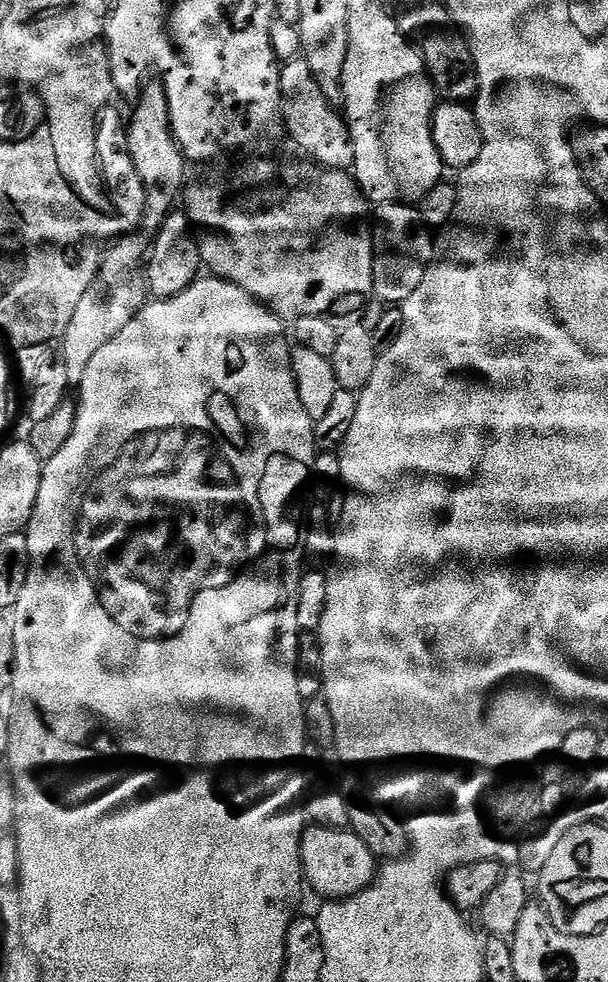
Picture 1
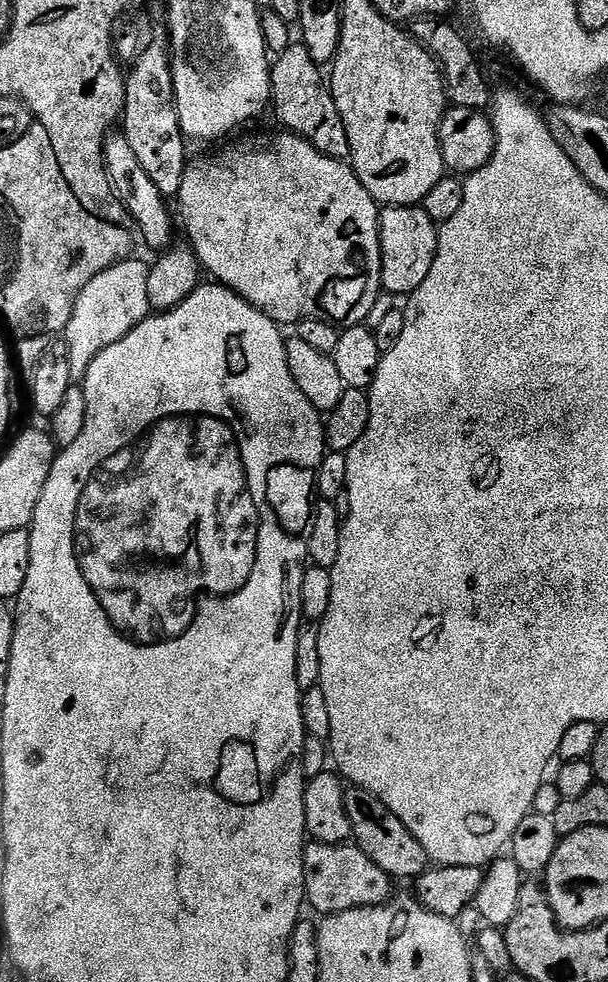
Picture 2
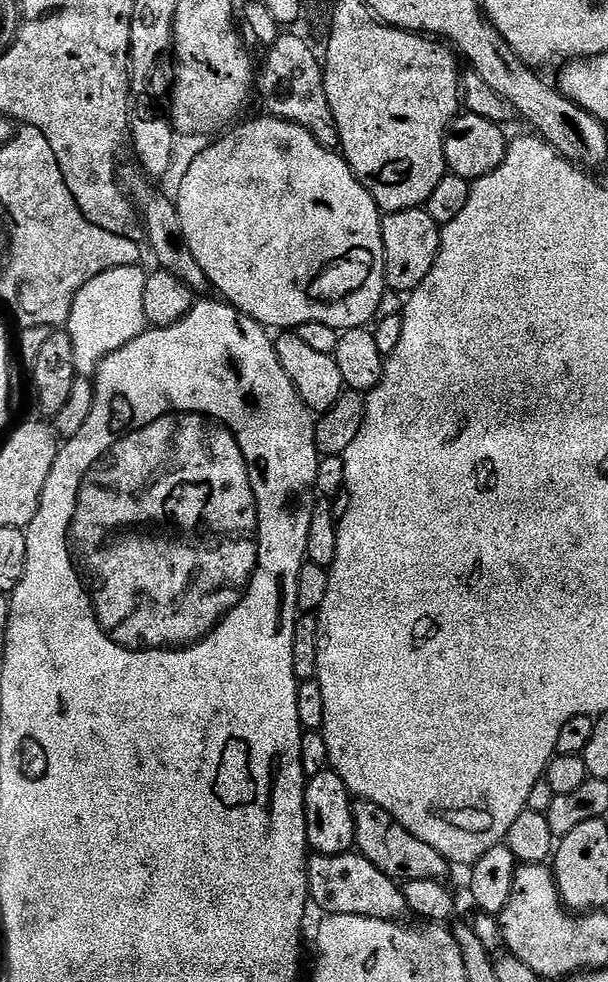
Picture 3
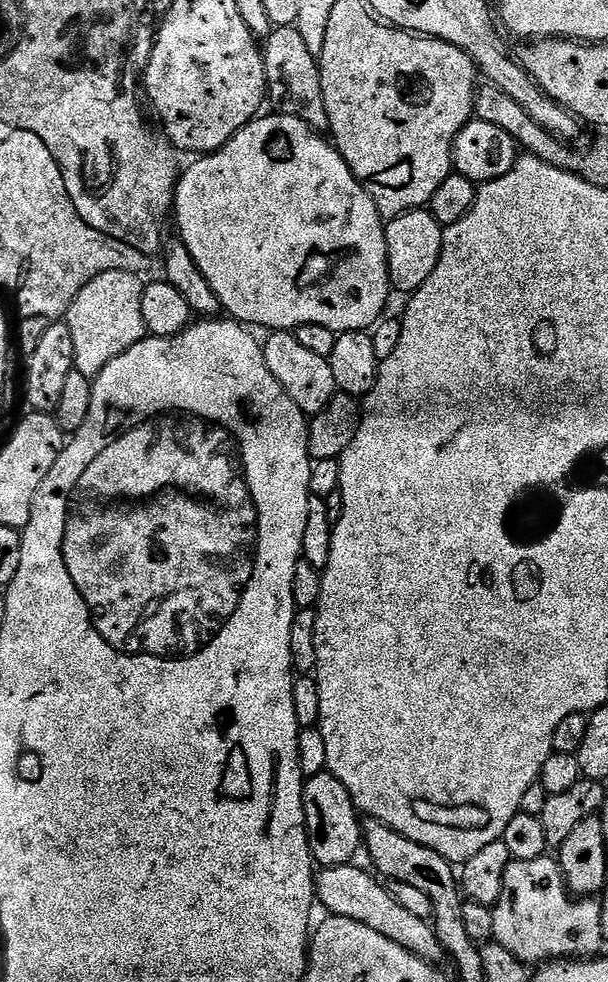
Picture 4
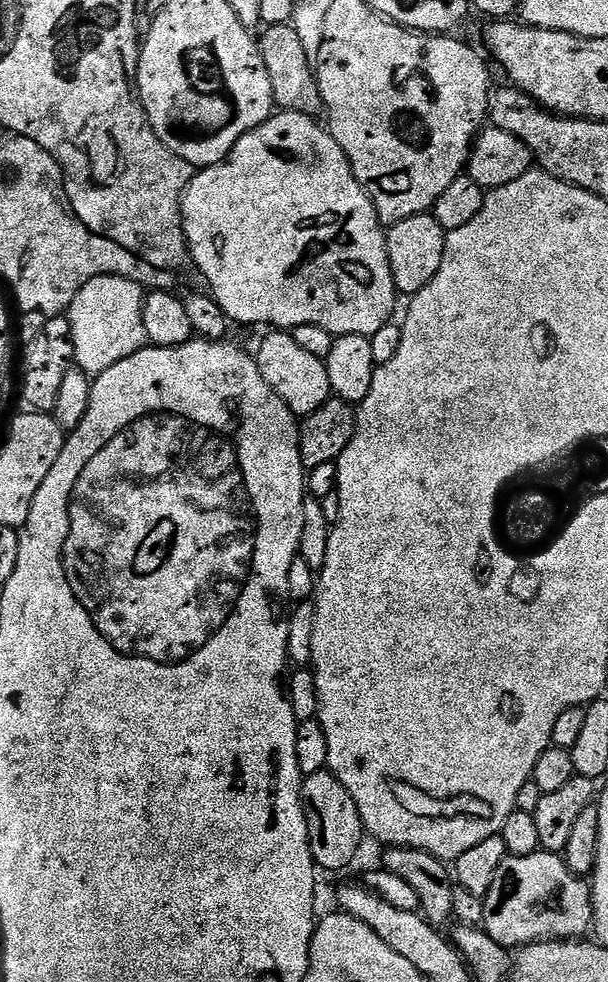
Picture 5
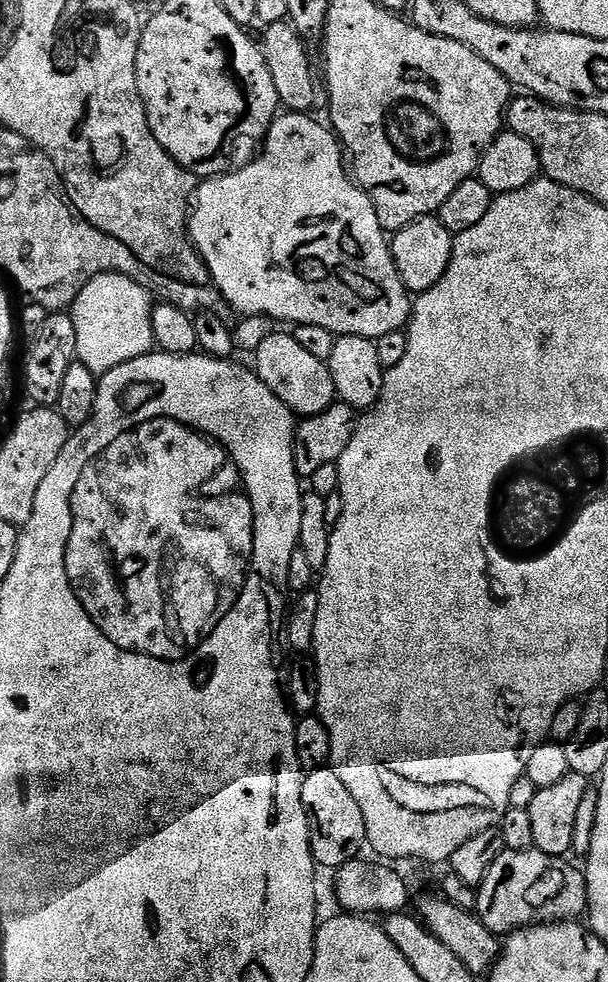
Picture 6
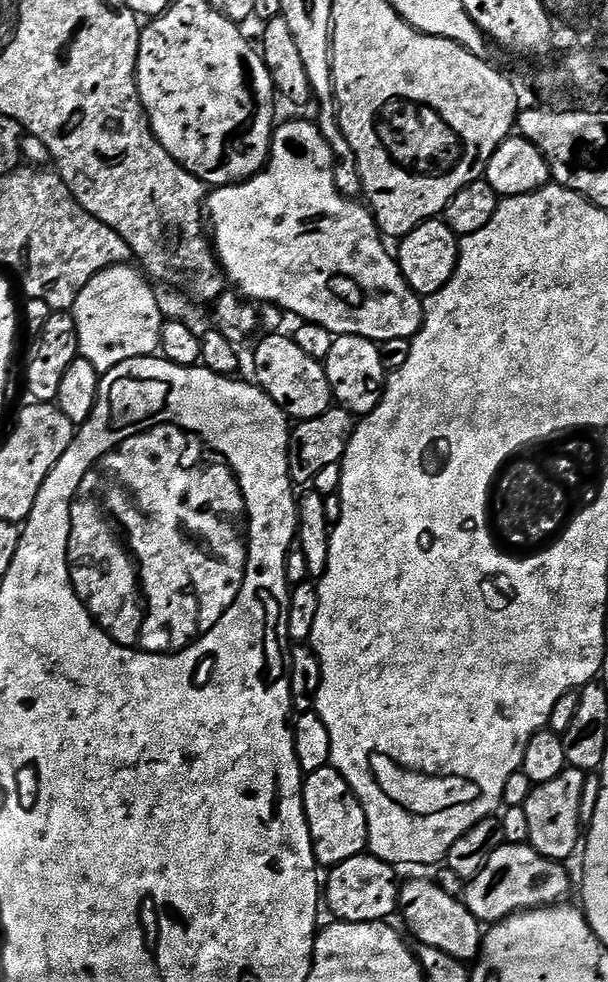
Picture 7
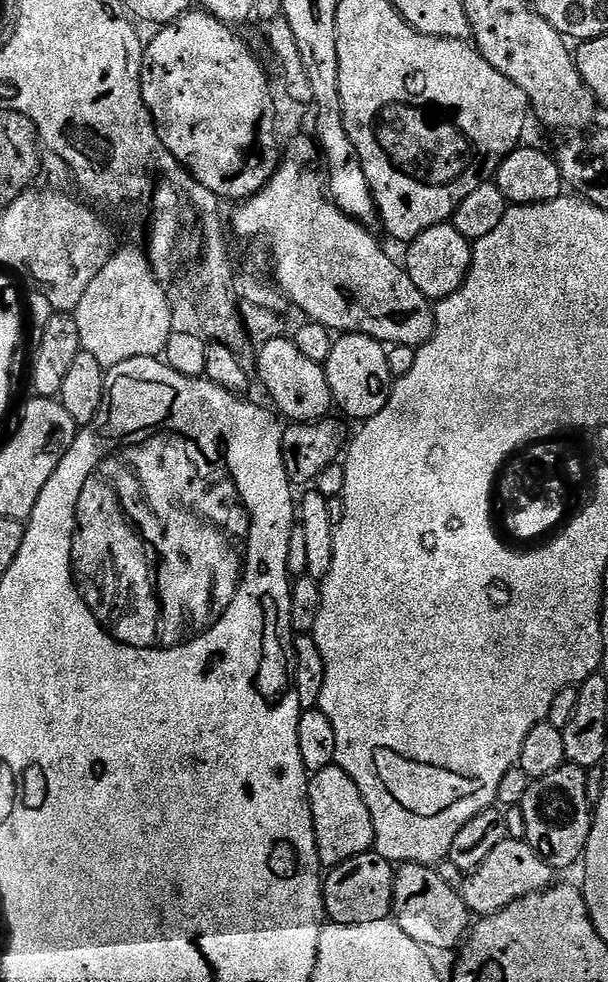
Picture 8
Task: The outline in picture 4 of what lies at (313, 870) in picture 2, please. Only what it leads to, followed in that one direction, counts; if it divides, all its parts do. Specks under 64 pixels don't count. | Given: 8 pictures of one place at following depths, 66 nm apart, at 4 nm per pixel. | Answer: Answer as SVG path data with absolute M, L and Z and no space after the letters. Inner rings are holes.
M351 863L319 869L316 878L316 898L319 907L324 907L325 913L362 922L362 926L370 926L370 930L390 938L390 942L398 942L398 946L410 950L410 954L418 958L429 962L445 959L446 953L435 927L429 921L410 914L410 910L405 910L398 902L395 891L388 889L387 892L383 888L385 885L367 867L356 867L355 863Z

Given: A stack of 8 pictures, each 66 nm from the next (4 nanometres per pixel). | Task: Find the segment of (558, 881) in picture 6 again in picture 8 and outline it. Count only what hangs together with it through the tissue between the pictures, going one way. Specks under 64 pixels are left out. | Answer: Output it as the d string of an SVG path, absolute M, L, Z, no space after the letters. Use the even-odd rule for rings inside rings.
M506 839L498 842L494 850L490 850L486 862L479 864L473 872L464 877L464 884L458 889L460 897L466 902L469 913L477 917L493 916L498 910L513 904L518 898L541 892L553 883L554 869L547 864L525 839Z

